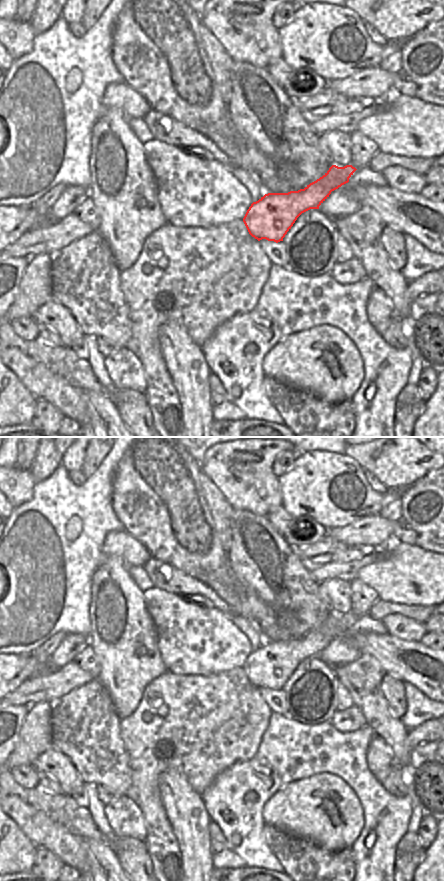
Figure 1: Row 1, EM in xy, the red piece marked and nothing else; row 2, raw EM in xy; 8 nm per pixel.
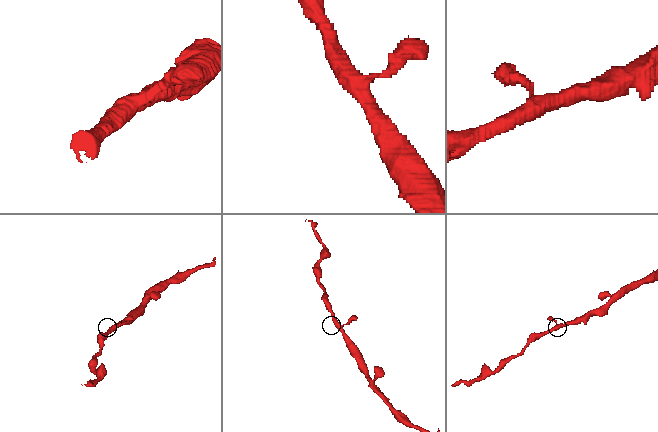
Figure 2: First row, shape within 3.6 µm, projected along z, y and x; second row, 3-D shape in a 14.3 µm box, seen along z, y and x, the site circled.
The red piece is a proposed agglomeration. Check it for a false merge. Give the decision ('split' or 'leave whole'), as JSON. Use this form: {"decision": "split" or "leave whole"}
{"decision": "leave whole"}

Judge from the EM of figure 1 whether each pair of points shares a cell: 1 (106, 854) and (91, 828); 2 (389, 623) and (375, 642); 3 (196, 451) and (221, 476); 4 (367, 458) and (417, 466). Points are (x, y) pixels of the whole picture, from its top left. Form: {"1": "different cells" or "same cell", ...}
{"1": "different cells", "2": "different cells", "3": "different cells", "4": "same cell"}

